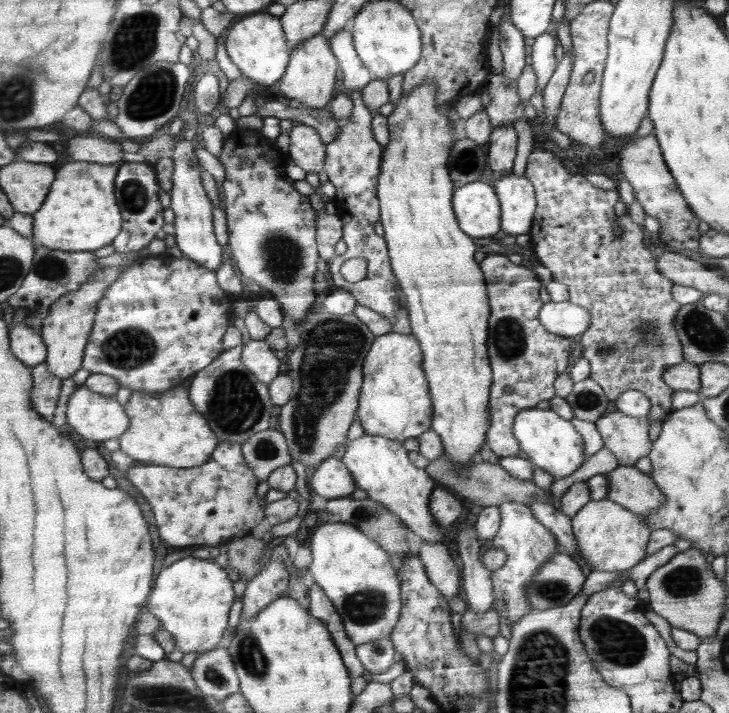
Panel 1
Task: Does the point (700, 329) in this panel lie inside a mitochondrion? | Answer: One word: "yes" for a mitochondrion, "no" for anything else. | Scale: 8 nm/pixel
yes

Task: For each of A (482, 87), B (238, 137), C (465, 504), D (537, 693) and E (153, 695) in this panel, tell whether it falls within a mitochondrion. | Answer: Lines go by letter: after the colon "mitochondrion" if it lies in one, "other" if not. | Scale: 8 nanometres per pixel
A: other
B: other
C: other
D: mitochondrion
E: mitochondrion

